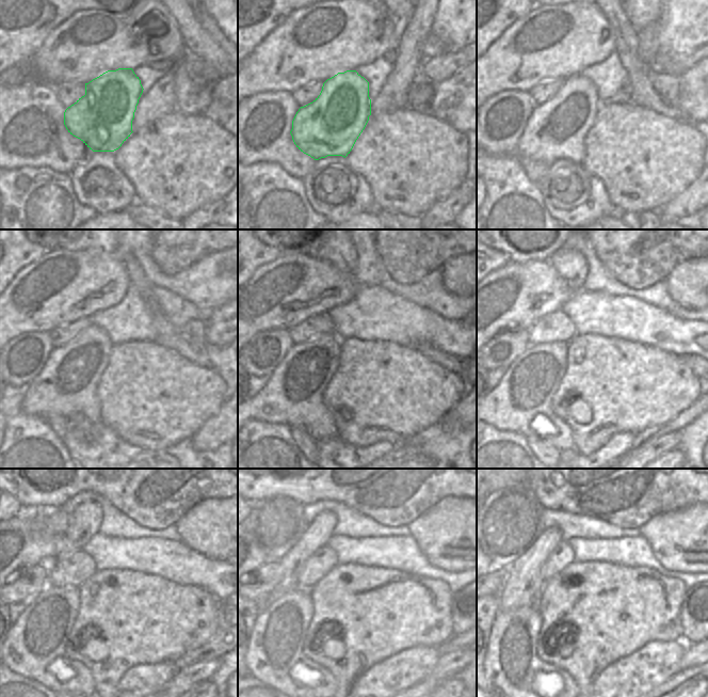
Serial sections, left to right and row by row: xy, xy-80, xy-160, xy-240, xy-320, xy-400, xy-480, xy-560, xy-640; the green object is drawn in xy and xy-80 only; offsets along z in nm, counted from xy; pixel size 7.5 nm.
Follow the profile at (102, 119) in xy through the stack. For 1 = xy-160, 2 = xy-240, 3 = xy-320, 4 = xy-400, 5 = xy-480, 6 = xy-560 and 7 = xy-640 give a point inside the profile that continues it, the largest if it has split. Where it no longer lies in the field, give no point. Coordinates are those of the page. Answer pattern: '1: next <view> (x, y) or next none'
1: next xy-160 (556, 129)
2: next xy-240 (67, 384)
3: next xy-320 (292, 396)
4: next xy-400 (524, 396)
5: next xy-480 (35, 647)
6: next xy-560 (275, 651)
7: next xy-640 (511, 663)

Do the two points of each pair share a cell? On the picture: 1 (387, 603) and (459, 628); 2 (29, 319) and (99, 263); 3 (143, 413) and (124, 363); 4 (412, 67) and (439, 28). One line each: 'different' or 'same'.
1: different
2: same
3: same
4: different

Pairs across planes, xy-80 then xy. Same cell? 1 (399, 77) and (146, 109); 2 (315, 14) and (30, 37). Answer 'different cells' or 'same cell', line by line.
1: same cell
2: different cells

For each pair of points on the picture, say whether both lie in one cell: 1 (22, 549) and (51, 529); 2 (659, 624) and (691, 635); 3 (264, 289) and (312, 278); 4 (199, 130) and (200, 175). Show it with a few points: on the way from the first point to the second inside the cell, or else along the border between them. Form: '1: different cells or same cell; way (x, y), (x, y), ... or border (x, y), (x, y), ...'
1: same cell; way (30, 541), (33, 541), (44, 533)
2: different cells; border (679, 607), (682, 639)
3: same cell; way (276, 289), (291, 289), (301, 286)
4: same cell; way (199, 141), (199, 164)

